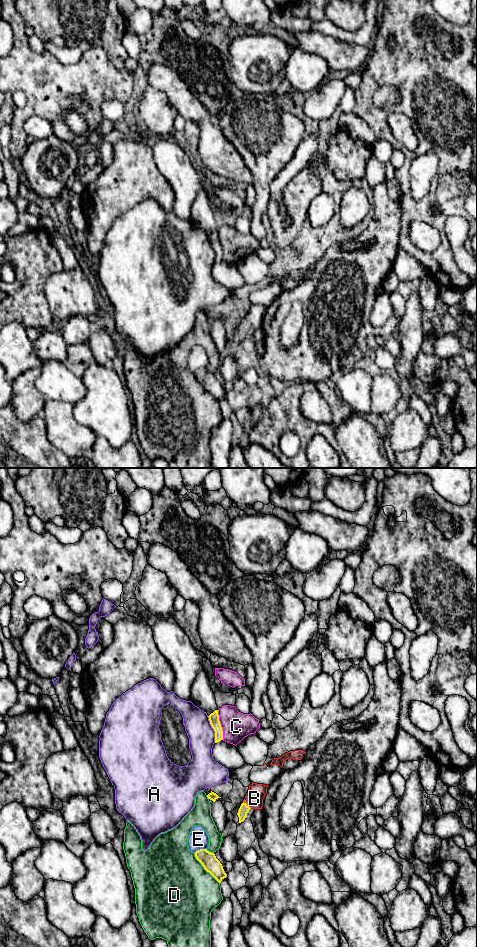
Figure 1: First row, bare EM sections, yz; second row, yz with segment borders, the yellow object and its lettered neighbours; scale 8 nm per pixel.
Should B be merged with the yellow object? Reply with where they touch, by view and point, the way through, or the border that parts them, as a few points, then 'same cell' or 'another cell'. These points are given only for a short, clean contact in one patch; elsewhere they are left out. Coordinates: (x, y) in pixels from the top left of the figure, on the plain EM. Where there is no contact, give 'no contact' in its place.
yz (247, 325) | across yz (244, 328), (247, 325), (254, 318) | same cell

